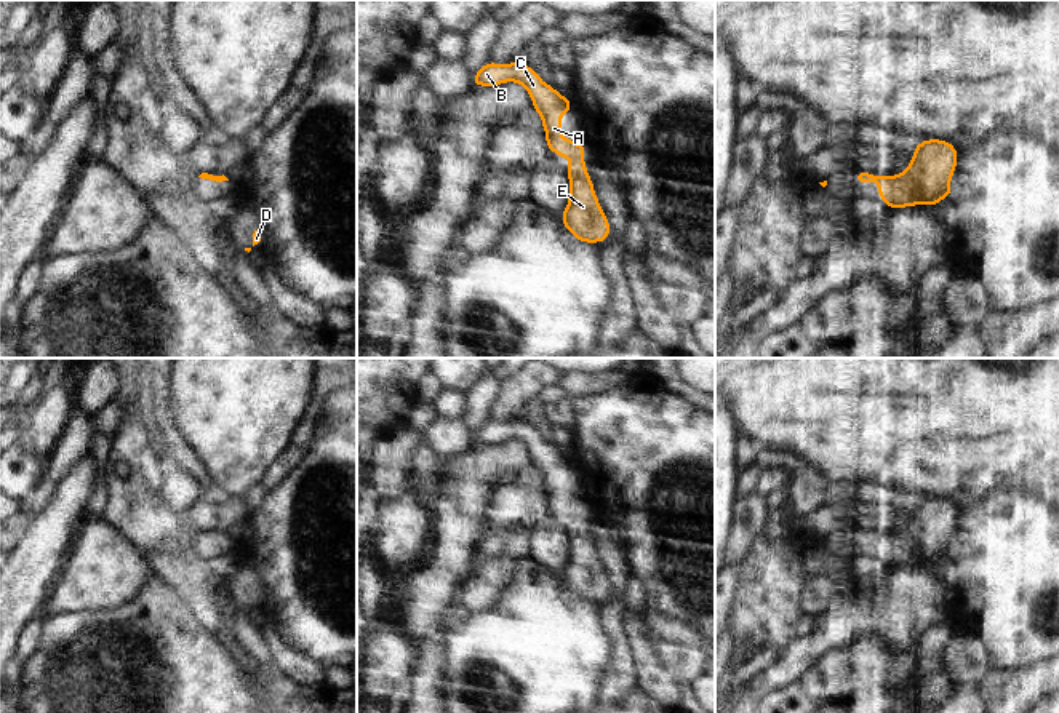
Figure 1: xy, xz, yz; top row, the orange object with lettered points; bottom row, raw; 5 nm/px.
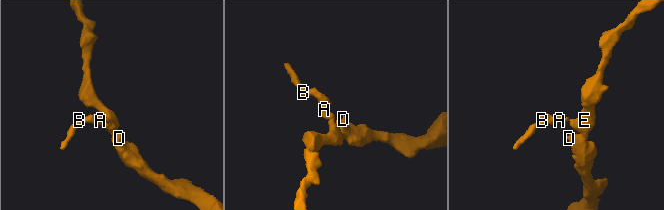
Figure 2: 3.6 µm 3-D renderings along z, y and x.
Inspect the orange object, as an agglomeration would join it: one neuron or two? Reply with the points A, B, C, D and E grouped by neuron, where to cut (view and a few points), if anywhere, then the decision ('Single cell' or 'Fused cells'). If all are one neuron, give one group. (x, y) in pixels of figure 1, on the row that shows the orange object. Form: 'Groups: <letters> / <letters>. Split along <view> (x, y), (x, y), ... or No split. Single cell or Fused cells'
Groups: A B C D E. No split. Single cell.

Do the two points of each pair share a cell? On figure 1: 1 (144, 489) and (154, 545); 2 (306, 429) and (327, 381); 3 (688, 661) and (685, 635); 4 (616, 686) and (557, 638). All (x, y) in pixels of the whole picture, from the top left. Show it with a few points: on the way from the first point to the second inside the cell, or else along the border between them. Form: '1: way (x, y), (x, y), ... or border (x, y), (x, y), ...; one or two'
1: way (144, 504), (144, 520), (154, 531); one
2: way (311, 418), (319, 392); one
3: border (656, 637), (698, 649); two
4: border (610, 637), (611, 656), (595, 696); two

